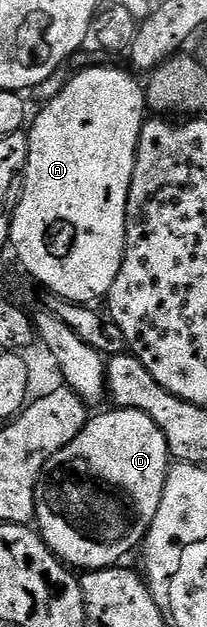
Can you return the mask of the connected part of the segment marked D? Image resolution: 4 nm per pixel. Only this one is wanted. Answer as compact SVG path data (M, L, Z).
M110 407L99 417L91 416L84 431L68 443L48 463L36 487L36 511L34 521L42 542L48 546L63 565L74 571L113 569L134 548L146 540L146 533L160 511L160 499L164 495L166 476L170 474L172 458L164 439L164 431L144 415L144 411Z

